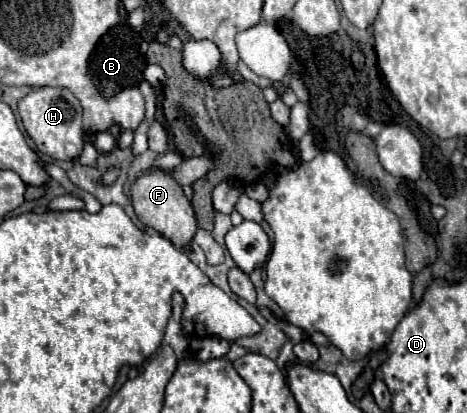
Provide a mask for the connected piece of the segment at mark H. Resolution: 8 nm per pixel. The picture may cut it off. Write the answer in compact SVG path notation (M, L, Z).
M33 88L23 100L19 100L19 116L23 122L25 132L35 142L37 150L53 160L69 162L77 158L83 150L83 128L81 128L81 114L83 108L73 92L67 88Z

